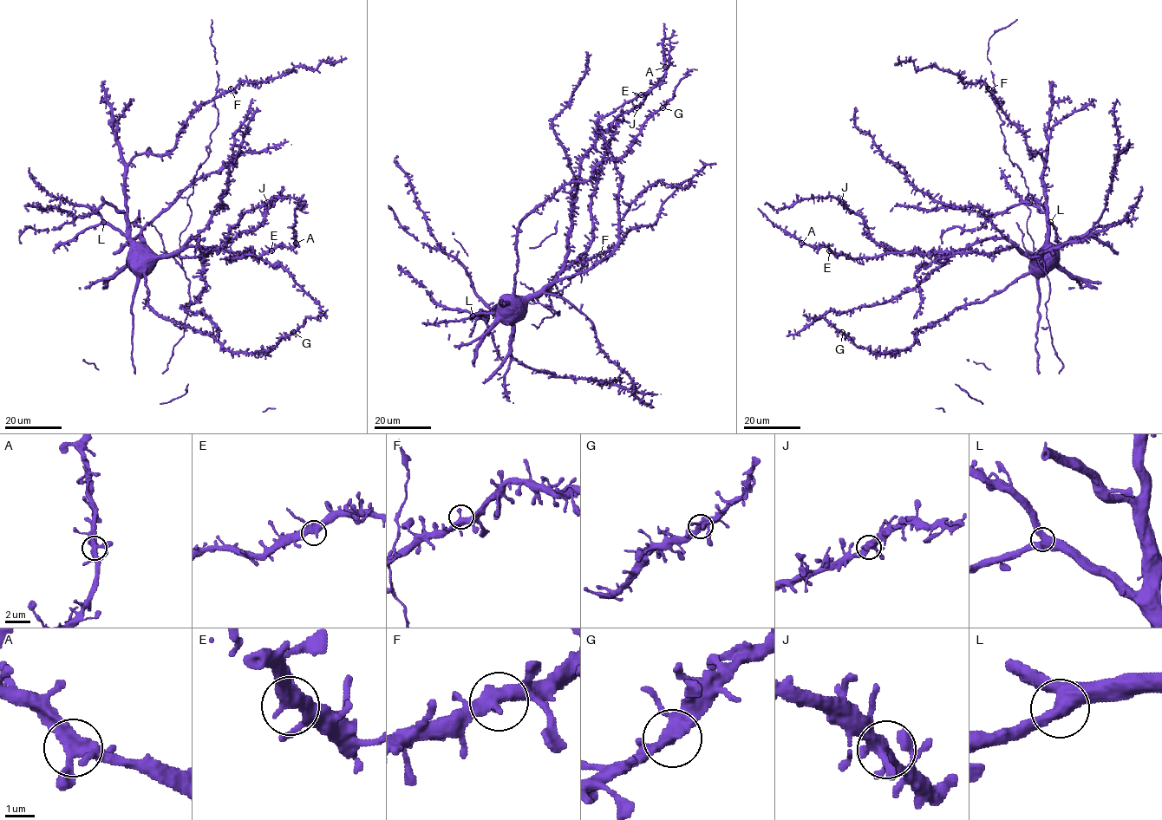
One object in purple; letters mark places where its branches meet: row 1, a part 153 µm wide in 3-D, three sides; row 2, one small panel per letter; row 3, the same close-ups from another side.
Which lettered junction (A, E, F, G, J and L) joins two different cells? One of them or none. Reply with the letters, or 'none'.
none

